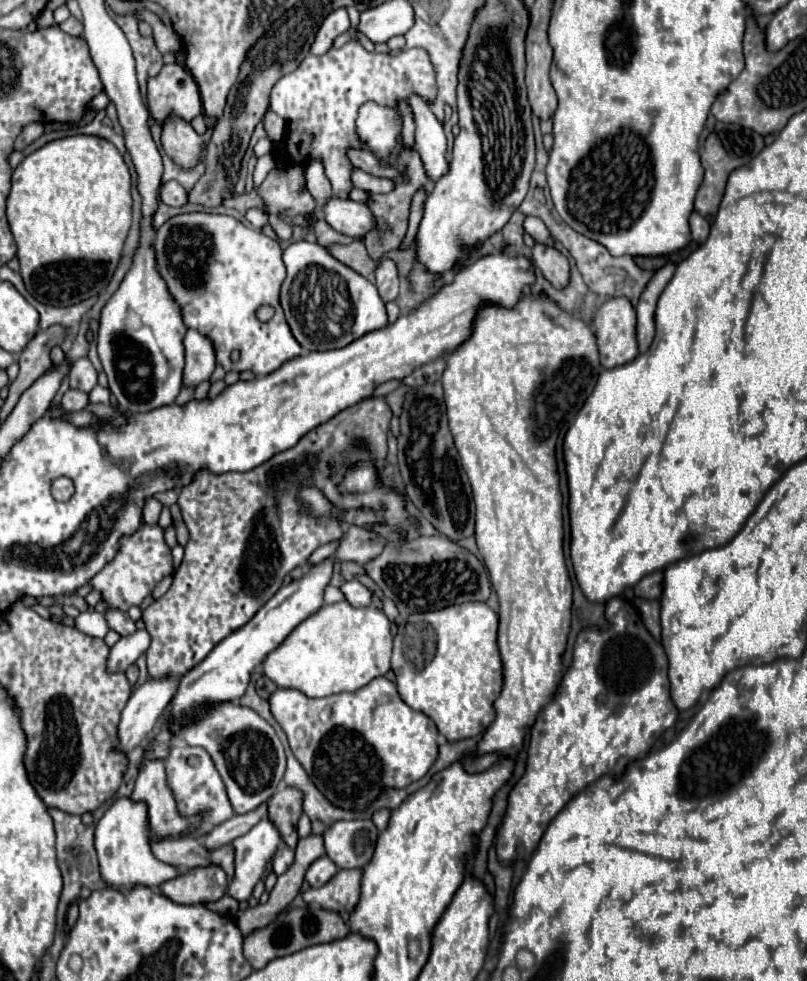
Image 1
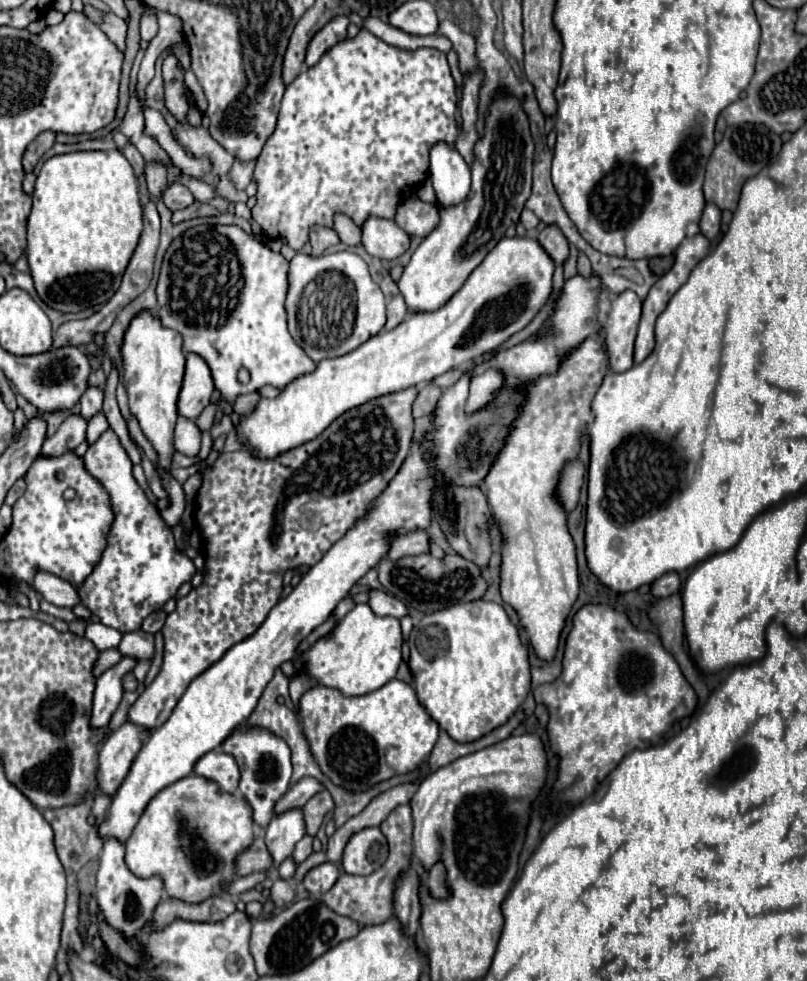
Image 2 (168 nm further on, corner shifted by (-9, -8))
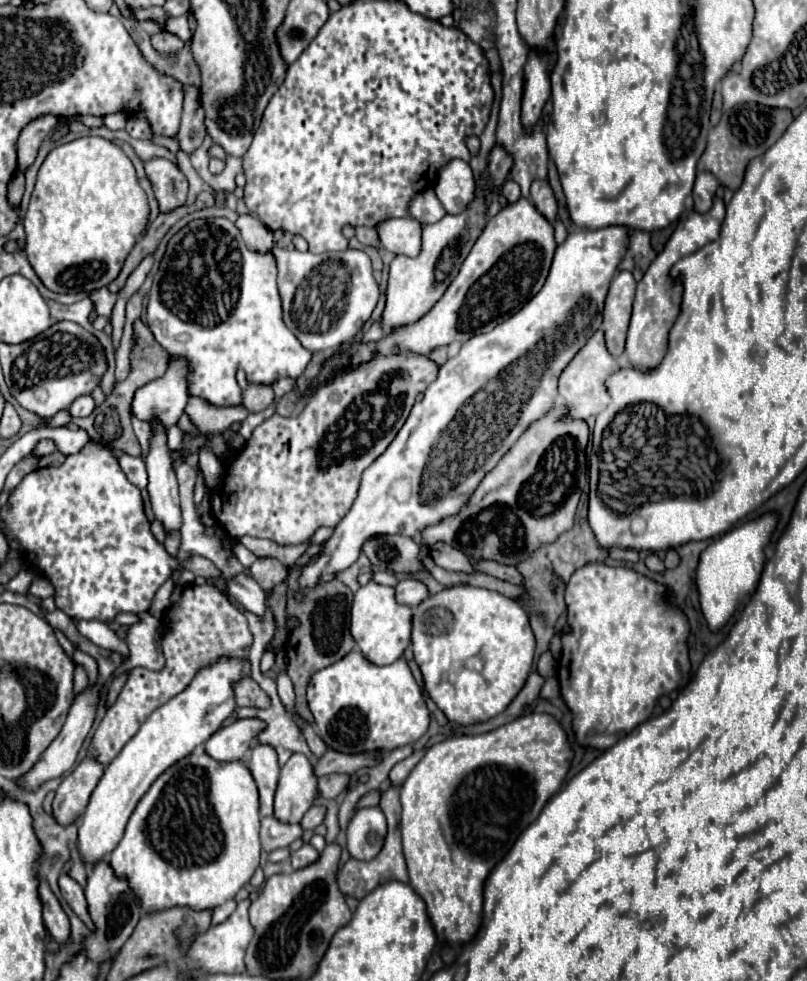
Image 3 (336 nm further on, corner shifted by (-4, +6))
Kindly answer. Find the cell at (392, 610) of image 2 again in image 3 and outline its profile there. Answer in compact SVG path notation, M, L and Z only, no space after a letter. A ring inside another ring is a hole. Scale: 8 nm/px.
M414 578L402 580L396 586L396 600L402 604L408 604L408 606L418 606L428 596L430 596L430 592L428 592L426 584L420 580L414 580Z

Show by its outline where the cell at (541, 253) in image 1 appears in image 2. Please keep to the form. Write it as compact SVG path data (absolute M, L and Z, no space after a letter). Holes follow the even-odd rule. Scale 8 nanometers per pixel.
M545 226L535 238L543 246L543 250L549 254L549 258L555 262L555 266L561 266L567 262L569 246L567 246L567 238L559 232L559 228Z

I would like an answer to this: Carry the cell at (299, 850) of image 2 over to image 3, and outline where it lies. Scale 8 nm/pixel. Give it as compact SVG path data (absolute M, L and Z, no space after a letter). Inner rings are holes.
M312 806L312 808L304 814L304 818L302 818L300 824L302 824L304 830L312 830L312 828L316 828L318 824L322 824L324 816L326 816L326 806Z

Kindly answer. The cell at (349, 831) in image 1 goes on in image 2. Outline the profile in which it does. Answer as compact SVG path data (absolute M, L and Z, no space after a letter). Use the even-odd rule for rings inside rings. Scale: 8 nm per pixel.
M379 828L355 832L343 852L343 870L347 874L371 874L387 860L387 840Z

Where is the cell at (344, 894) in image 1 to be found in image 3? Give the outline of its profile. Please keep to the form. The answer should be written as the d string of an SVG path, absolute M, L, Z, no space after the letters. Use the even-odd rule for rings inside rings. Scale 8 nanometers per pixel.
M390 786L382 798L380 798L380 808L388 818L388 836L386 836L386 844L380 850L380 854L370 860L370 862L362 862L362 860L354 860L350 858L340 870L338 870L338 884L340 890L348 896L354 896L358 900L362 900L366 894L370 894L380 882L388 882L388 880L400 880L400 882L408 882L408 872L406 872L406 862L404 862L404 854L402 854L402 838L400 838L400 786Z

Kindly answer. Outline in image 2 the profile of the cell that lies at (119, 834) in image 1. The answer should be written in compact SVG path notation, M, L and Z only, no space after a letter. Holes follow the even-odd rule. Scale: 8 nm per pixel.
M113 836L105 840L101 860L99 860L99 872L97 872L97 902L105 922L109 922L113 928L123 932L125 936L139 934L139 928L153 916L153 910L159 904L163 892L165 892L165 886L161 884L159 876L141 880L133 876L129 868L125 868L125 842Z

